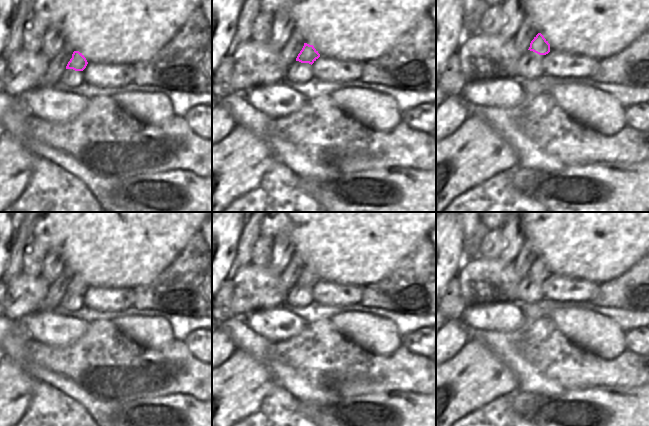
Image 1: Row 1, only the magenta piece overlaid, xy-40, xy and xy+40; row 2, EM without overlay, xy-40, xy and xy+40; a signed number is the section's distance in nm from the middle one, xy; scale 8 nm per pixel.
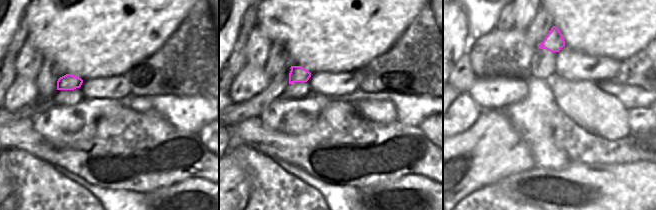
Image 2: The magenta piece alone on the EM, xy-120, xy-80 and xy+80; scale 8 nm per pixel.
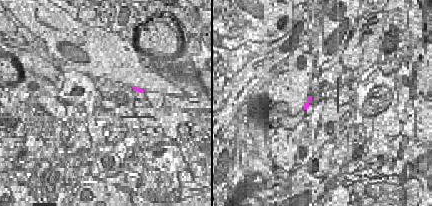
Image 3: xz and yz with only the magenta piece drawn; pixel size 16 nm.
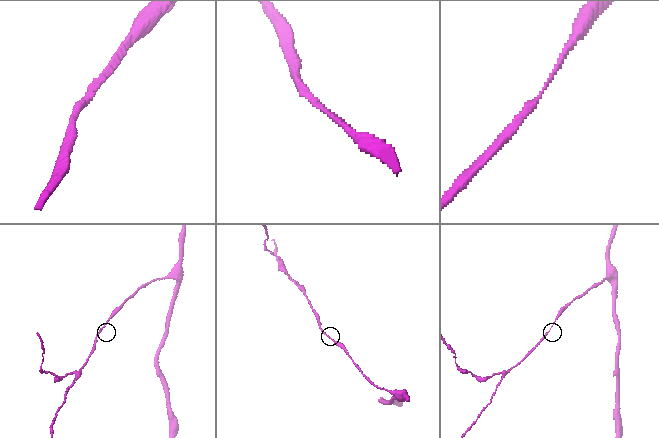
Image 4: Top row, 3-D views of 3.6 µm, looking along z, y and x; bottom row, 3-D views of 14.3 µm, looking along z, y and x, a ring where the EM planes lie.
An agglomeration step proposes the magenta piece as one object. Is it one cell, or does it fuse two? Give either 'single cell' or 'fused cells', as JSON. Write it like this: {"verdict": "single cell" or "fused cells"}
{"verdict": "single cell"}

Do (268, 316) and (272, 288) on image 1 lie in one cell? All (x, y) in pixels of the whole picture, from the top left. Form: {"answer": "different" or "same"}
{"answer": "different"}

